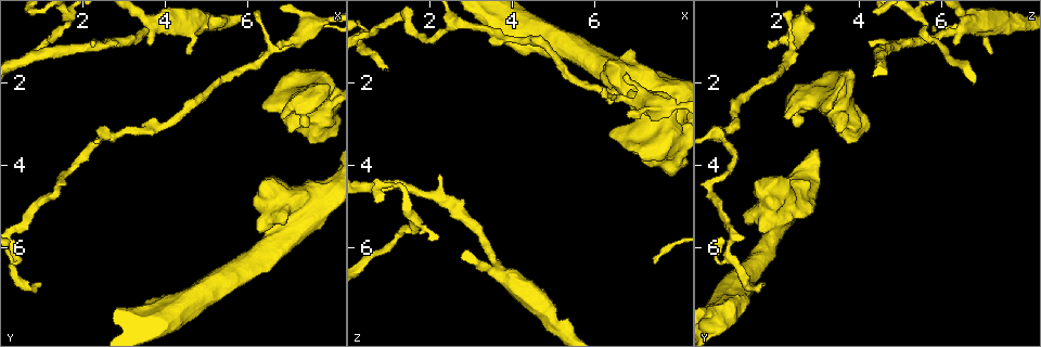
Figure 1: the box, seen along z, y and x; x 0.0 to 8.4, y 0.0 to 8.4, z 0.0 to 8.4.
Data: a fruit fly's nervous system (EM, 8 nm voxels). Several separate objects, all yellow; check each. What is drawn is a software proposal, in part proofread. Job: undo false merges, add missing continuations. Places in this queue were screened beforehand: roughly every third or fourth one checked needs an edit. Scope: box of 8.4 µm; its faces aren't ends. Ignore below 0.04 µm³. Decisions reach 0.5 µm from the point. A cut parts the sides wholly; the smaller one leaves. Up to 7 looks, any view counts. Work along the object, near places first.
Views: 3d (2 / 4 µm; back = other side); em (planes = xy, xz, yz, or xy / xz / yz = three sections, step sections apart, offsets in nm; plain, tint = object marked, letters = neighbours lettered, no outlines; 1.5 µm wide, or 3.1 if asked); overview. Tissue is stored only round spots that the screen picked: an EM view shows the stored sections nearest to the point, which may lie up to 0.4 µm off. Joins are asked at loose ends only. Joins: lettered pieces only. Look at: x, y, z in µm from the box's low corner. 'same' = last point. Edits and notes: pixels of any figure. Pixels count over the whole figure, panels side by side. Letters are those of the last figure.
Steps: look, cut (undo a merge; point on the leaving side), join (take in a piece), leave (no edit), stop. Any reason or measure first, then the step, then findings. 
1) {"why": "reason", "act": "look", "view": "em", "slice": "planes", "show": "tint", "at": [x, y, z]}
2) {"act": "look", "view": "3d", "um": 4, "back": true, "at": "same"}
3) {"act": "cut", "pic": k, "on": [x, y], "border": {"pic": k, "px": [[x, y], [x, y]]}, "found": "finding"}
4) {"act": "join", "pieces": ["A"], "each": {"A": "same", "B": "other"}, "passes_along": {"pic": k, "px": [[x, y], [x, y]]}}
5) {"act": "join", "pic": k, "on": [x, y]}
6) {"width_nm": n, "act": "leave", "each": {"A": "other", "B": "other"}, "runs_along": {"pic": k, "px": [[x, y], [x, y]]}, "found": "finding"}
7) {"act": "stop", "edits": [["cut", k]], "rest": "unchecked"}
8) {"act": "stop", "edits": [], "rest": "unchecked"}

{"why": "branch stops here", "act": "look", "view": "em", "slice": "planes", "show": "letters", "at": [6.75, 1.00, 1.85]}

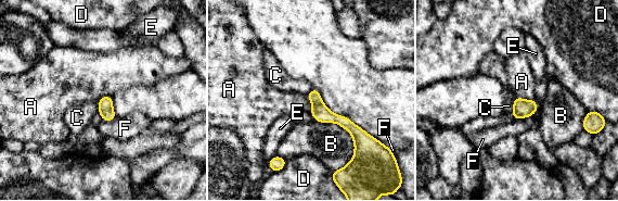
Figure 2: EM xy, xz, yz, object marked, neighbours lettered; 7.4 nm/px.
{"act": "leave", "each": {"A": "other", "B": "other", "C": "other", "D": "other", "E": "other", "F": "other"}, "border": {"pic": 2, "px": [[515, 96], [522, 99], [533, 99]]}, "found": "no lettered piece goes on from it"}

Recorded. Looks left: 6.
{"act": "look", "view": "3d", "um": 4, "at": [7.15, 1.70, 3.75]}

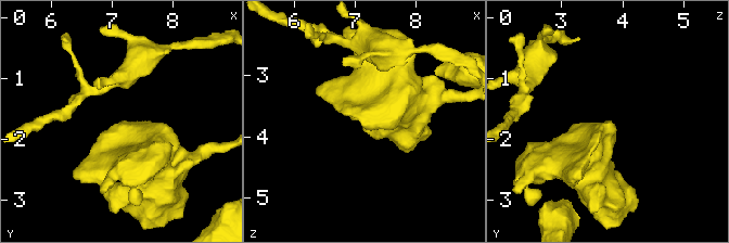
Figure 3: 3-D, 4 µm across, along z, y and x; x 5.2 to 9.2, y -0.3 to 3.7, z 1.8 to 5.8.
{"act": "look", "view": "em", "slice": "planes", "show": "letters", "at": [7.15, 1.65, 3.75]}

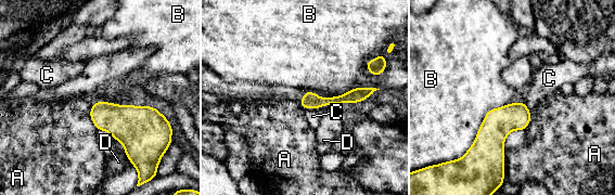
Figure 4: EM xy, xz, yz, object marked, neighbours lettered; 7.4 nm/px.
{"act": "leave", "each": {"A": "other", "B": "other", "C": "other", "D": "other"}, "runs_along": {"pic": 4, "px": [[369, 90], [341, 100], [304, 103]]}, "found": "no lettered piece goes on from it"}

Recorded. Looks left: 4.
{"why": "an open end", "act": "look", "view": "em", "slice": "planes", "show": "letters", "at": [6.25, 5.35, 1.60]}

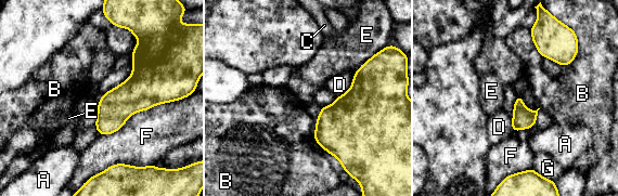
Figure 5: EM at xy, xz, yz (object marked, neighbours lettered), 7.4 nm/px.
{"act": "leave", "each": {"A": "other", "B": "other", "C": "other", "D": "other", "E": "other", "F": "other", "G": "other"}, "border": {"pic": 5, "px": [[355, 73], [351, 86], [337, 96]]}, "found": "no lettered piece goes on from it"}

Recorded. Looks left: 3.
{"act": "stop", "edits": [], "rest": "unchecked"}

